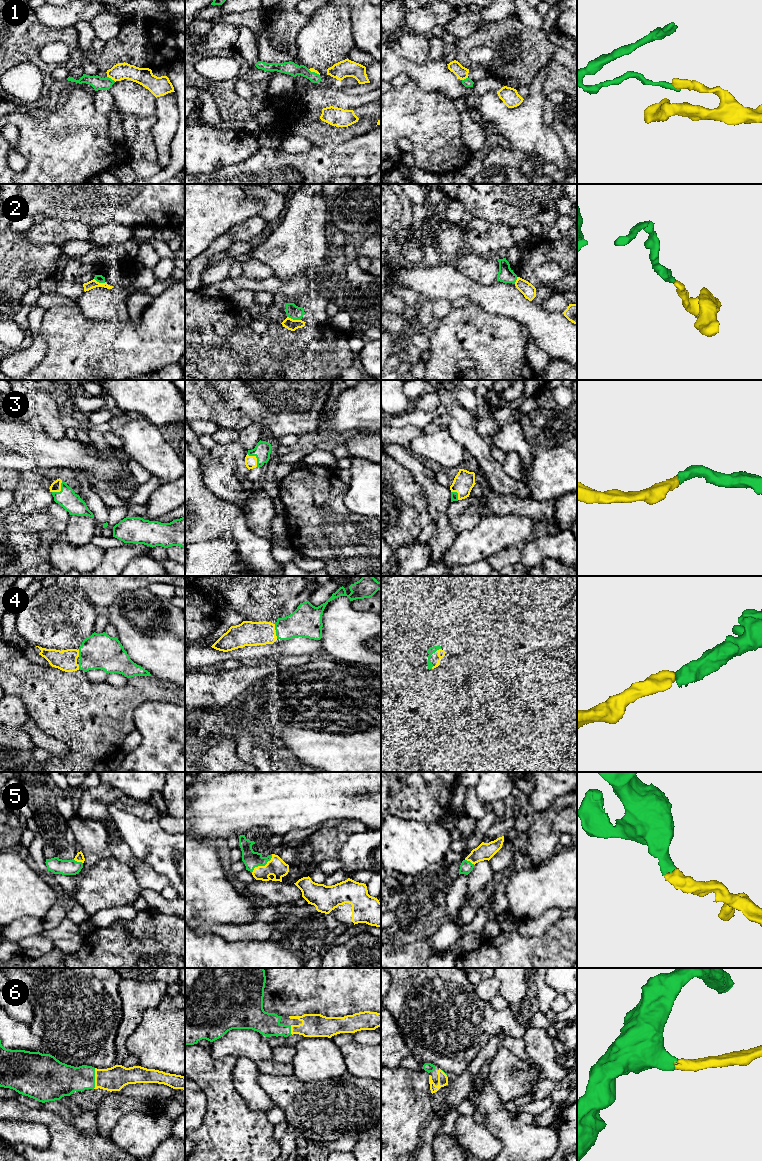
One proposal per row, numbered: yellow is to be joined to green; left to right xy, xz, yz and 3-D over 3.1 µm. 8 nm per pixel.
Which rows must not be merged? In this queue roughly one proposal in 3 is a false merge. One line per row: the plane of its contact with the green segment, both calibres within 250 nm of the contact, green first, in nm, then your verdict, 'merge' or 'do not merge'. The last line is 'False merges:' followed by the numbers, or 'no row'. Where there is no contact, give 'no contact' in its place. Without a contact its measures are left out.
1: xy | 110/140 nm | do not merge
2: xz | 120/90 nm | do not merge
3: xz | 140/100 nm | merge
4: yz | 60/60 nm | merge
5: xz | 140/150 nm | merge
6: xy | 240/190 nm | merge
False merges: 1, 2

